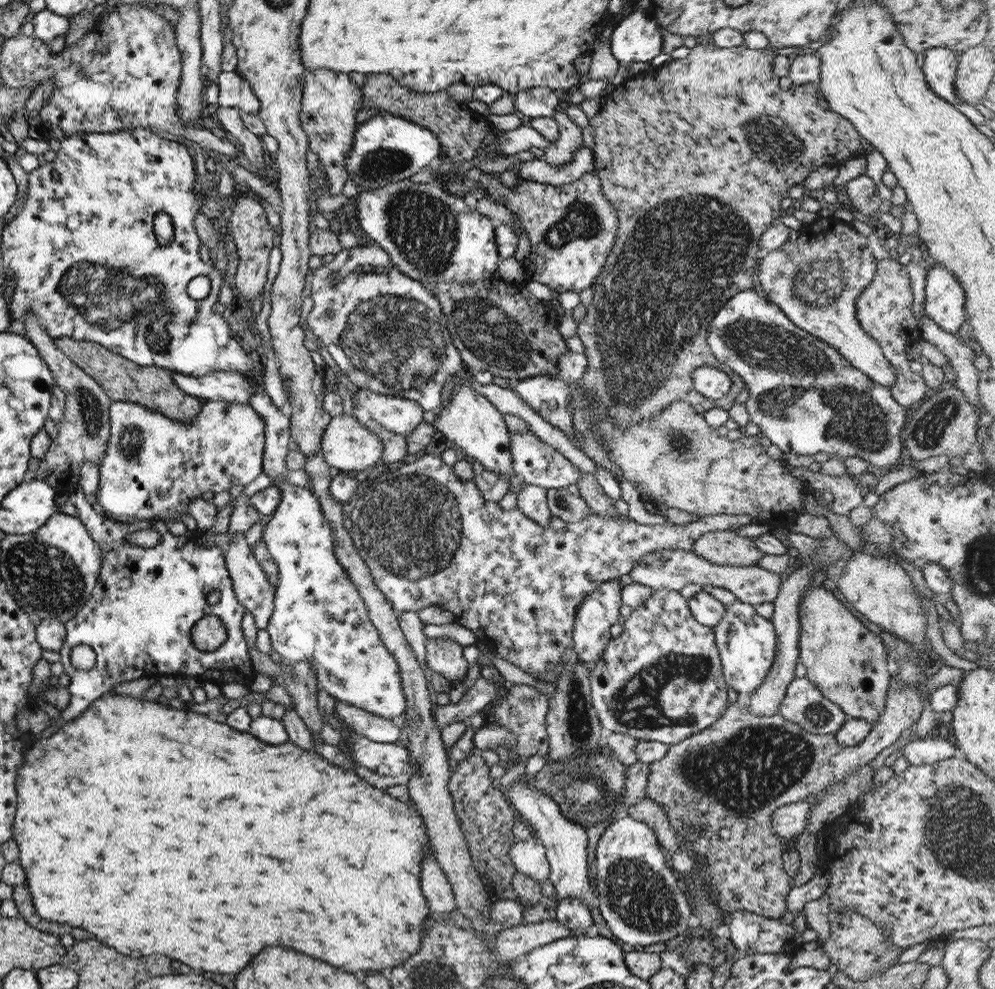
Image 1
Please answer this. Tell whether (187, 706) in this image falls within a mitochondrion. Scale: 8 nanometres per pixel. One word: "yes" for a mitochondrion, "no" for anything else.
no

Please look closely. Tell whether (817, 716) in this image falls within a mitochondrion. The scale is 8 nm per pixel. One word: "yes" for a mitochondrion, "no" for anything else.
yes

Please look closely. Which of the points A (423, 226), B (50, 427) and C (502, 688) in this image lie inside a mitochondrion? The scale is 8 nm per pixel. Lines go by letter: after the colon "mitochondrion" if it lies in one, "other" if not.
A: mitochondrion
B: other
C: other

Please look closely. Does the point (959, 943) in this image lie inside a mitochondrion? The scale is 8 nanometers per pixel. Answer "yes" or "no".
no

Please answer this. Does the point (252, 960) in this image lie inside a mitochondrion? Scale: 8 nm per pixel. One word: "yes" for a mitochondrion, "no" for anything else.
no

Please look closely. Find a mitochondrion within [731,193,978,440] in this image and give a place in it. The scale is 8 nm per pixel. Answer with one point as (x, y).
(819, 282)

